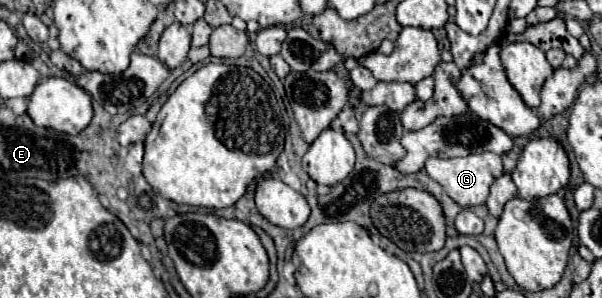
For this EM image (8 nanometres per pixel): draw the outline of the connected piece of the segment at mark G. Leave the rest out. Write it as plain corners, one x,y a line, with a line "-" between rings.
479,153
479,155
467,155
467,157
453,157
453,159
441,159
441,157
429,157
425,163
427,175
437,181
443,191
461,207
475,207
483,205
489,197
489,187
497,177
503,175
503,163
501,157
495,153

